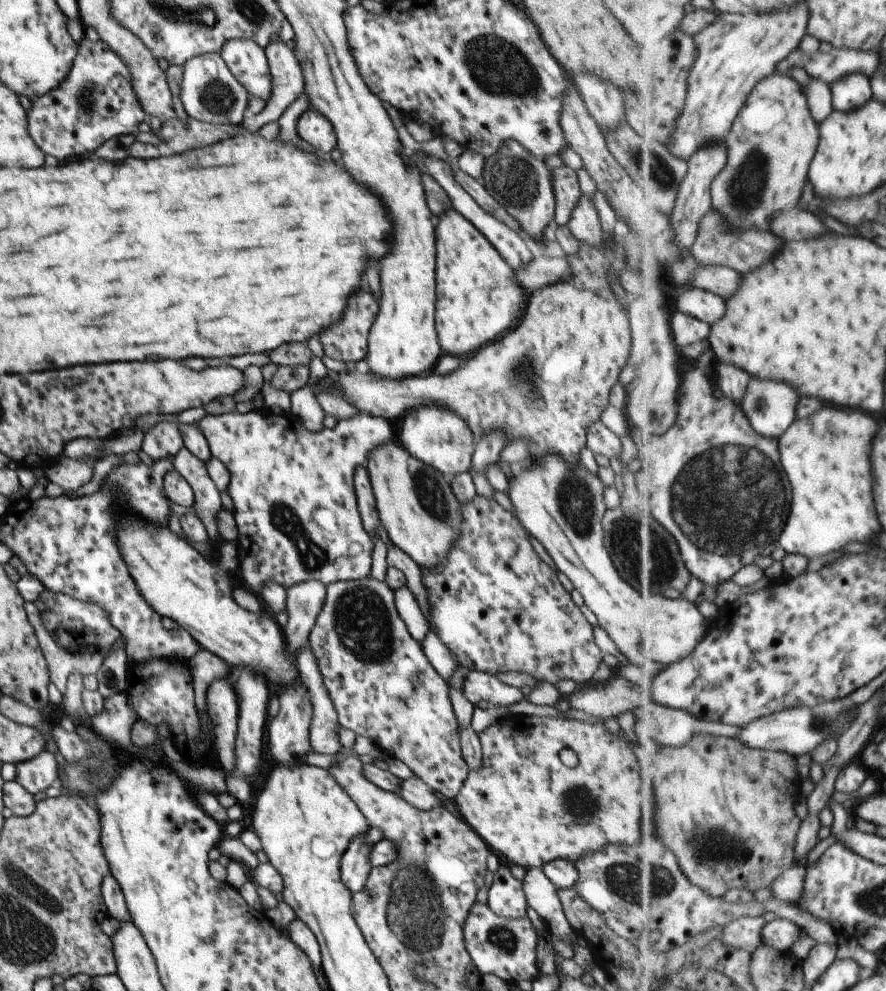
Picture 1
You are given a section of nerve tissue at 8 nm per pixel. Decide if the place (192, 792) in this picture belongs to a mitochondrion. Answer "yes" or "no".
no

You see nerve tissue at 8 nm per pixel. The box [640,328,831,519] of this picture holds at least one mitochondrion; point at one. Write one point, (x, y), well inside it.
(759, 401)

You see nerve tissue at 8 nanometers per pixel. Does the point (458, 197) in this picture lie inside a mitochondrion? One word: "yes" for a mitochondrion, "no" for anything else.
no

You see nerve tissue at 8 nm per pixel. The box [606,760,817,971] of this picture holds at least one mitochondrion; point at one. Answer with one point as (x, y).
(717, 848)

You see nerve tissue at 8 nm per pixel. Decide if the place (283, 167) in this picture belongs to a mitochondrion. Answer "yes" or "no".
no

